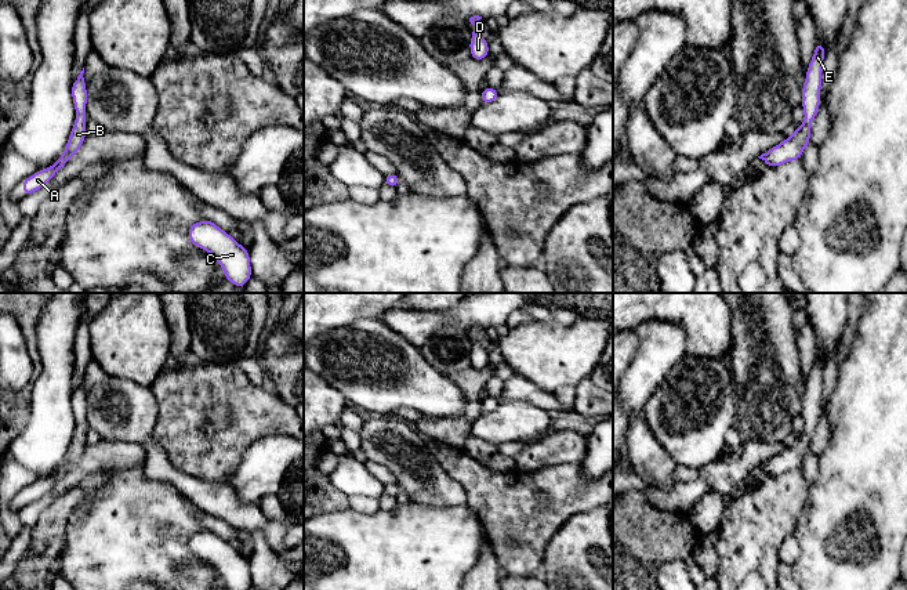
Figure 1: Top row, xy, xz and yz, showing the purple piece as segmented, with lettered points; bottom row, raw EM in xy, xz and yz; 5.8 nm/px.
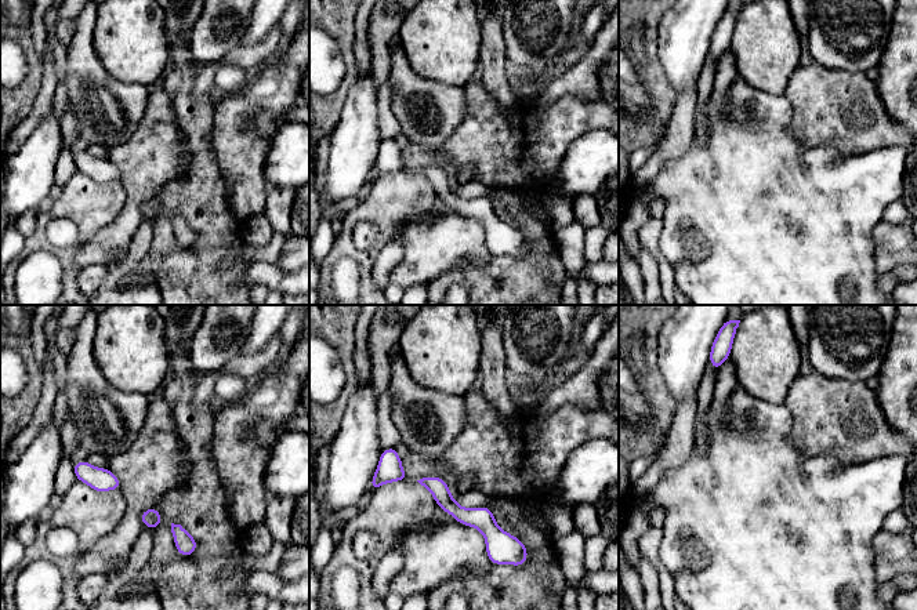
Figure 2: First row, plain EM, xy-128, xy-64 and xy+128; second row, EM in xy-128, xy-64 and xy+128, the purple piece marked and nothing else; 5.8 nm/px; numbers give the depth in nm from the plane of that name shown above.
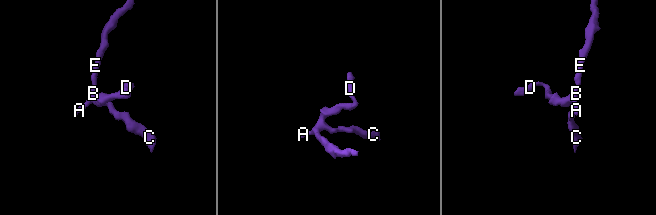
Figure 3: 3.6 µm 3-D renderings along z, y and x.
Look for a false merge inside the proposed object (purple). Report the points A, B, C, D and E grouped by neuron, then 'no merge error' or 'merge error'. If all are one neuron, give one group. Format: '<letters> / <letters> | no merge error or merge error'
A B C D E | no merge error

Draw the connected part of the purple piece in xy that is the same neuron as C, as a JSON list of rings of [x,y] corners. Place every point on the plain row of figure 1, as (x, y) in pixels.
[[[210,529],[188,537],[192,554],[213,564],[226,590],[248,590],[251,583],[248,560]]]

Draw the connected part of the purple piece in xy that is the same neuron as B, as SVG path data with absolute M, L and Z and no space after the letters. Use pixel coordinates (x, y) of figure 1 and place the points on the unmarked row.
M84 377L77 386L77 388L72 394L72 408L73 408L73 416L76 419L77 428L73 432L73 438L70 441L70 445L68 448L68 455L61 463L61 467L47 478L43 478L40 481L36 481L33 485L25 488L22 491L22 503L23 506L36 502L46 493L51 491L51 488L57 484L59 478L65 475L65 473L81 459L83 450L87 446L86 444L86 434L87 430L87 398L86 398L86 390L83 387Z

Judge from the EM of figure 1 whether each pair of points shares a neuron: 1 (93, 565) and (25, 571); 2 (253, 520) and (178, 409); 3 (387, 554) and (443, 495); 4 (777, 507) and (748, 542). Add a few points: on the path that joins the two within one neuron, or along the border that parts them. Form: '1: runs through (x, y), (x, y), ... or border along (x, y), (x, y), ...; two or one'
1: border along (65, 536), (61, 558), (55, 568); two
2: border along (193, 477), (202, 481), (225, 482); two
3: border along (410, 500), (431, 506), (464, 506); two
4: runs through (769, 516), (751, 534); one

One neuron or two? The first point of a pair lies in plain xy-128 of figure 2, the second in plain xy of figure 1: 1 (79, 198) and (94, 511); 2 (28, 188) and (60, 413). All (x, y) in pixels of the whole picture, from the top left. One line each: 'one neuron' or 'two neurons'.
1: two neurons
2: one neuron

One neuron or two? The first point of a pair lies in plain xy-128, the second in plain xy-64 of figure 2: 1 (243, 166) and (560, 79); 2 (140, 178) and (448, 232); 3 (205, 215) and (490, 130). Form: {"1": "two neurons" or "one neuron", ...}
{"1": "one neuron", "2": "two neurons", "3": "two neurons"}

